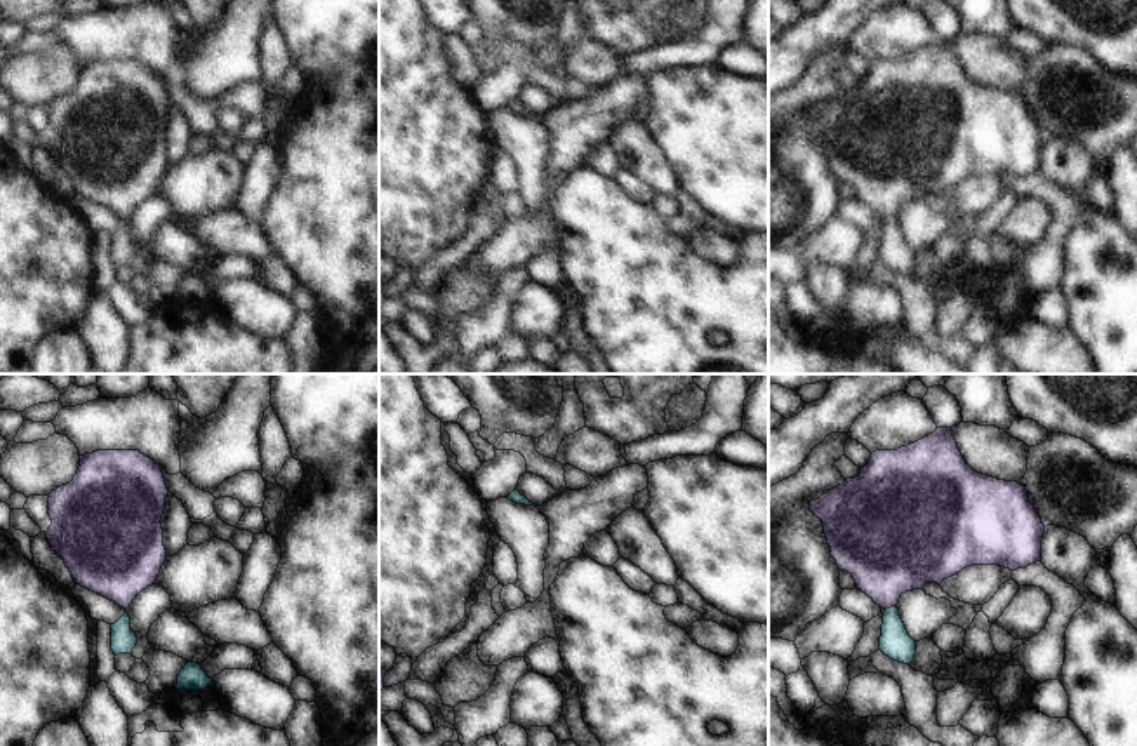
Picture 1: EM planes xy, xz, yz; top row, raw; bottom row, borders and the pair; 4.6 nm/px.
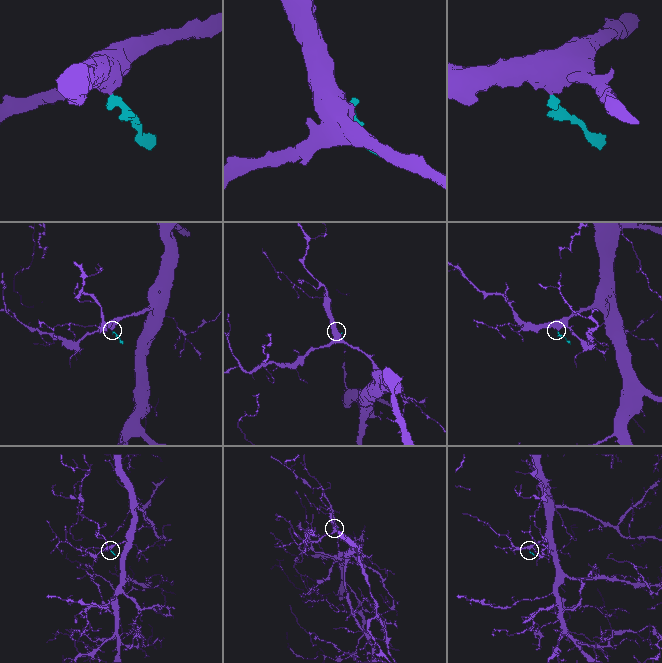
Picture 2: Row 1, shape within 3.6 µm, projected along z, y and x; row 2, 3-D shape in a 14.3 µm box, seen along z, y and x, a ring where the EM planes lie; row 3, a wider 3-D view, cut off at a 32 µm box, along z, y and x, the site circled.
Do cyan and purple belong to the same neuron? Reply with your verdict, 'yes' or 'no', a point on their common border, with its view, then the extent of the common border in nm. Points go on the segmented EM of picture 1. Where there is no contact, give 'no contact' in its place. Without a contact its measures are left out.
yes; contact yz (890, 607); length 60 nm

